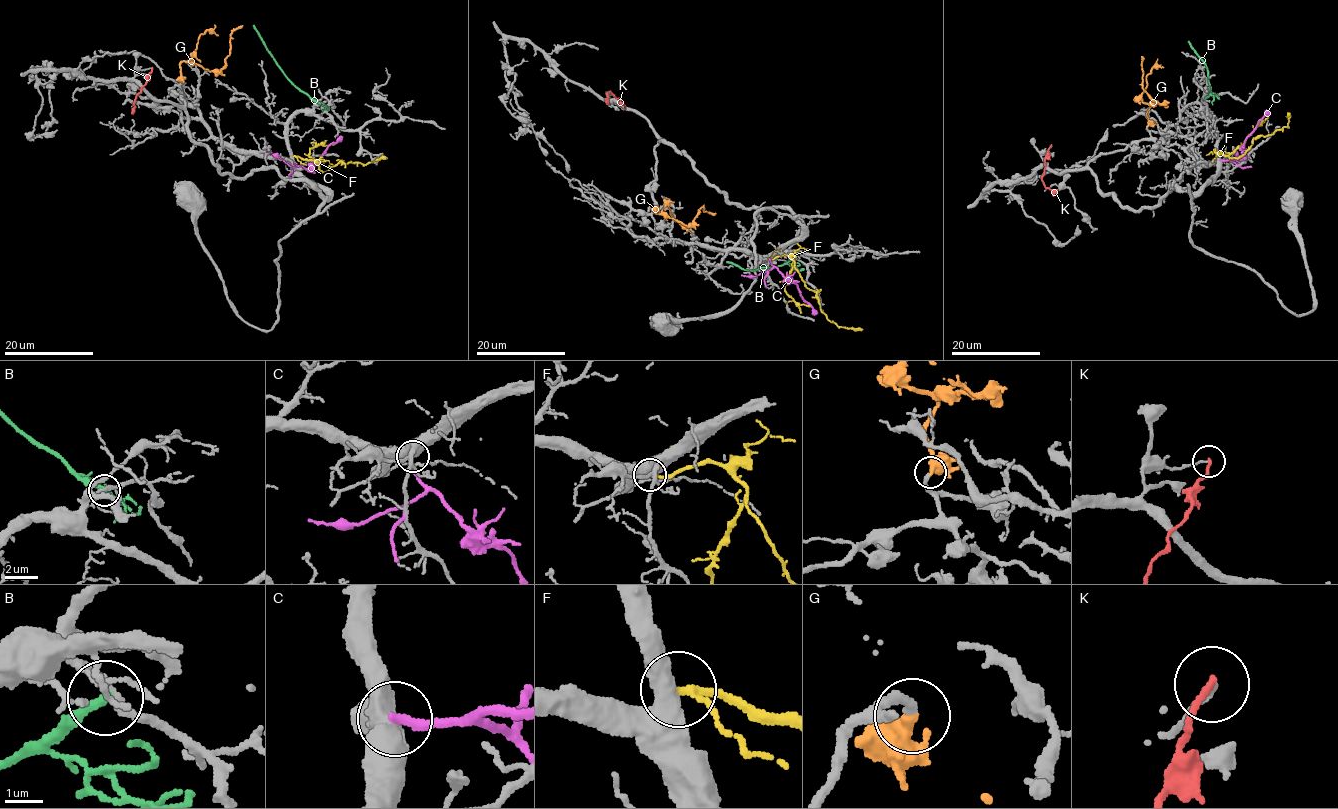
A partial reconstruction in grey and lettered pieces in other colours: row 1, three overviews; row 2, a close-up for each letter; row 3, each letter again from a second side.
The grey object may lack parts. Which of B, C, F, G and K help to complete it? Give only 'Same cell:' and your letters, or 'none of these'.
Same cell: F, G

